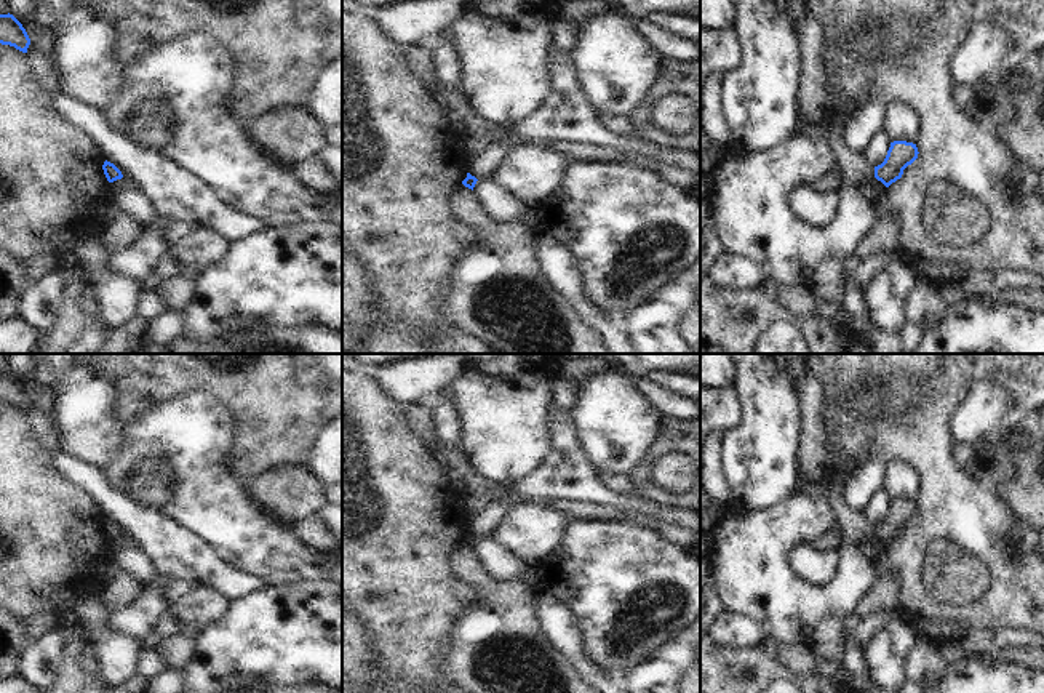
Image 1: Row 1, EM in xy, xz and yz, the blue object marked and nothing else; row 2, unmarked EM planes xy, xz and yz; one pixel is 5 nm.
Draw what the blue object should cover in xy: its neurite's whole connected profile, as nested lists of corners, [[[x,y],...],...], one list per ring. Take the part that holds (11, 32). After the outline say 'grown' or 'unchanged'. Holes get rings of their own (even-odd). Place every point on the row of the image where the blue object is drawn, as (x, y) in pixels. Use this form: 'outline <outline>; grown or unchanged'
outline [[[0,14],[0,43],[27,53],[30,38],[22,24],[13,14]]]; unchanged

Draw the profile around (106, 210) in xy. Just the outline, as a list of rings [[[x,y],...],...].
[[[107,198],[104,203],[98,208],[98,221],[96,226],[101,222],[109,224],[109,221],[118,213],[118,205],[114,198]]]

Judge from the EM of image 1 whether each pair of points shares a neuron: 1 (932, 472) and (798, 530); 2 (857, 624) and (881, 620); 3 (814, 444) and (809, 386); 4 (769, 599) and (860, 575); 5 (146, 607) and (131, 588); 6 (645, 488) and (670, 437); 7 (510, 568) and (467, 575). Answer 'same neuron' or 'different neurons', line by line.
1: different neurons
2: same neuron
3: same neuron
4: same neuron
5: different neurons
6: same neuron
7: different neurons

